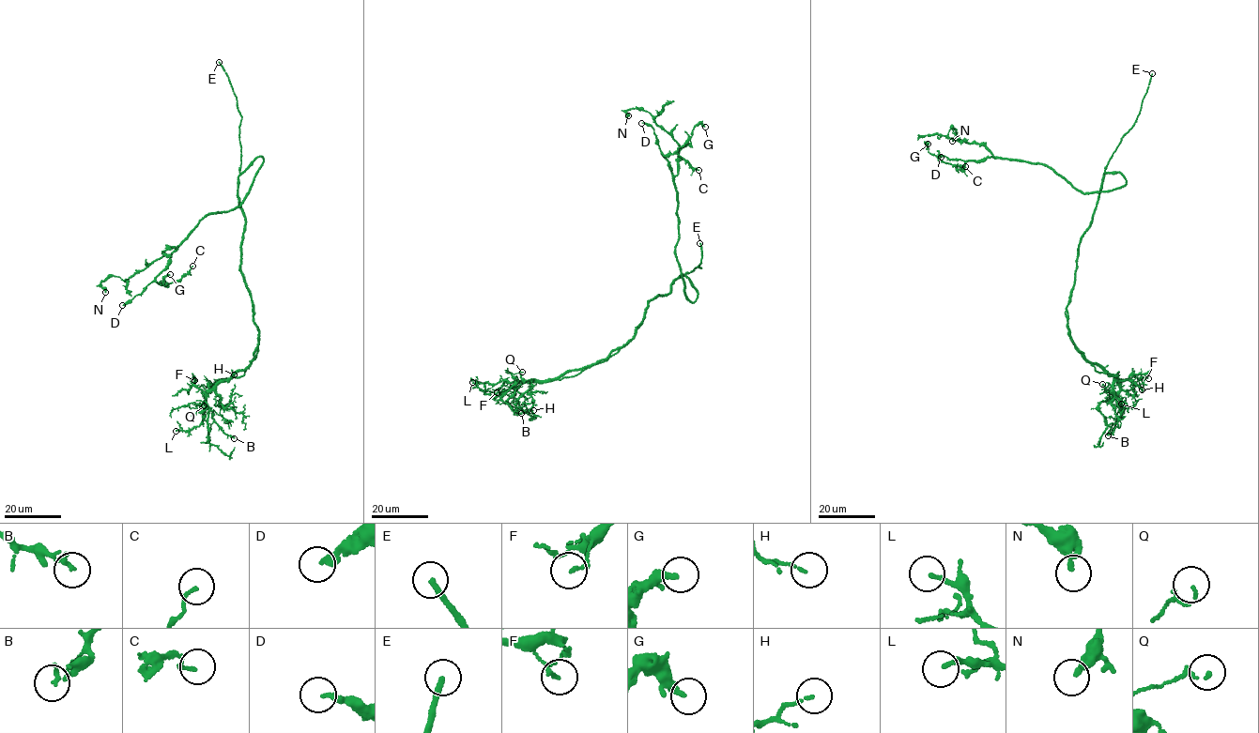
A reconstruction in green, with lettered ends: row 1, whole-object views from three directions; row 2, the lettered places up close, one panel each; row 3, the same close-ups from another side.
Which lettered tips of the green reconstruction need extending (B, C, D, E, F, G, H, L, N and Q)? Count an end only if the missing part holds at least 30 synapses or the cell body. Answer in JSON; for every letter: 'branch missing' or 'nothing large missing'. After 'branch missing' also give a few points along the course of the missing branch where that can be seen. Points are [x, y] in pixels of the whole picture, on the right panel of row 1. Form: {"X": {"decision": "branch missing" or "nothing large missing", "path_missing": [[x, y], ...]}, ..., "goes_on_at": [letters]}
{"B": {"decision": "nothing large missing"}, "C": {"decision": "nothing large missing"}, "D": {"decision": "nothing large missing"}, "E": {"decision": "branch missing", "path_missing": [[1152, 73], [1160, 59], [1167, 27], [1194, 2]]}, "F": {"decision": "nothing large missing"}, "G": {"decision": "nothing large missing"}, "H": {"decision": "nothing large missing"}, "L": {"decision": "nothing large missing"}, "N": {"decision": "nothing large missing"}, "Q": {"decision": "nothing large missing"}, "goes_on_at": ["E"]}

